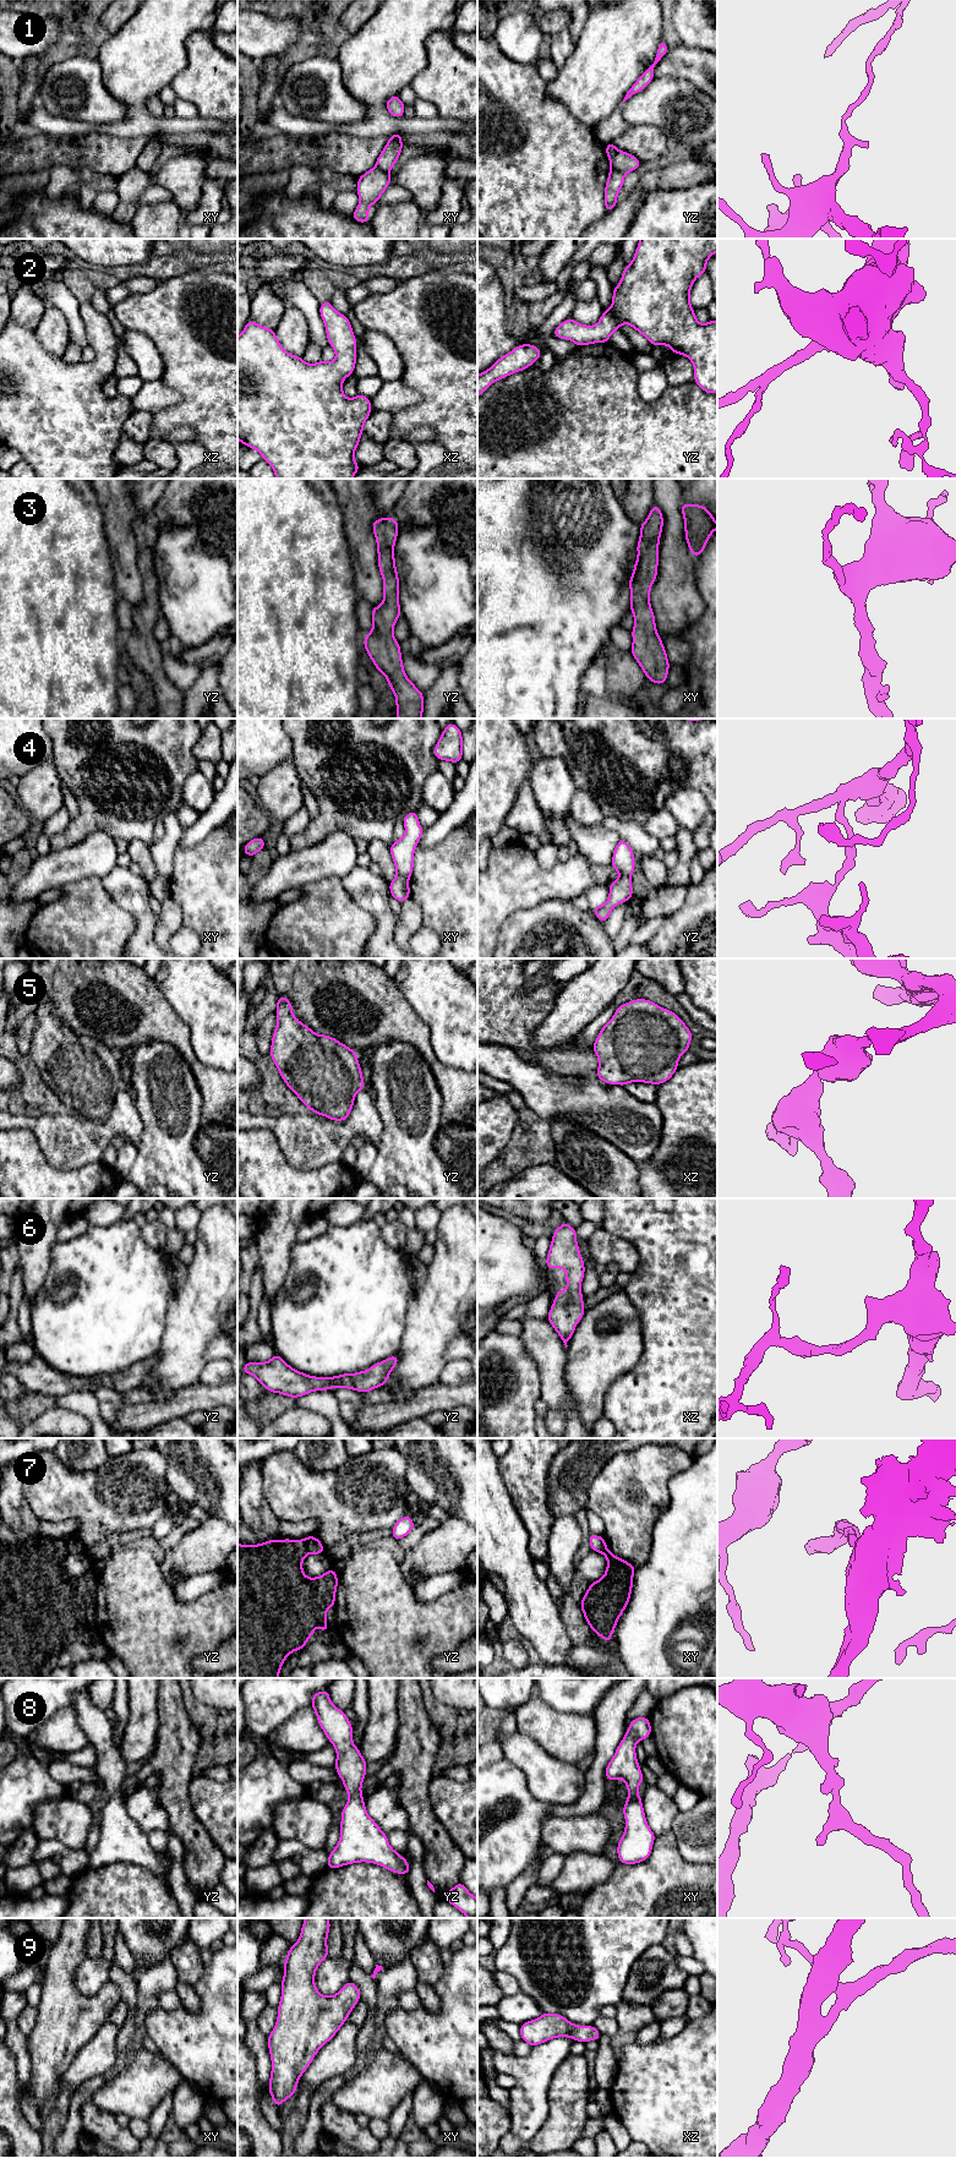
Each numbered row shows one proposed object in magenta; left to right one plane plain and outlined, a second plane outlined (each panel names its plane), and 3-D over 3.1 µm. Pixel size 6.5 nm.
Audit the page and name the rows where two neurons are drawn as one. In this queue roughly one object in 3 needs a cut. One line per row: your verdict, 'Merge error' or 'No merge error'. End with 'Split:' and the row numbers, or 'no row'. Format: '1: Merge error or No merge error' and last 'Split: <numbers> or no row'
1: Merge error
2: No merge error
3: No merge error
4: Merge error
5: No merge error
6: No merge error
7: Merge error
8: No merge error
9: No merge error
Split: 1, 4, 7

